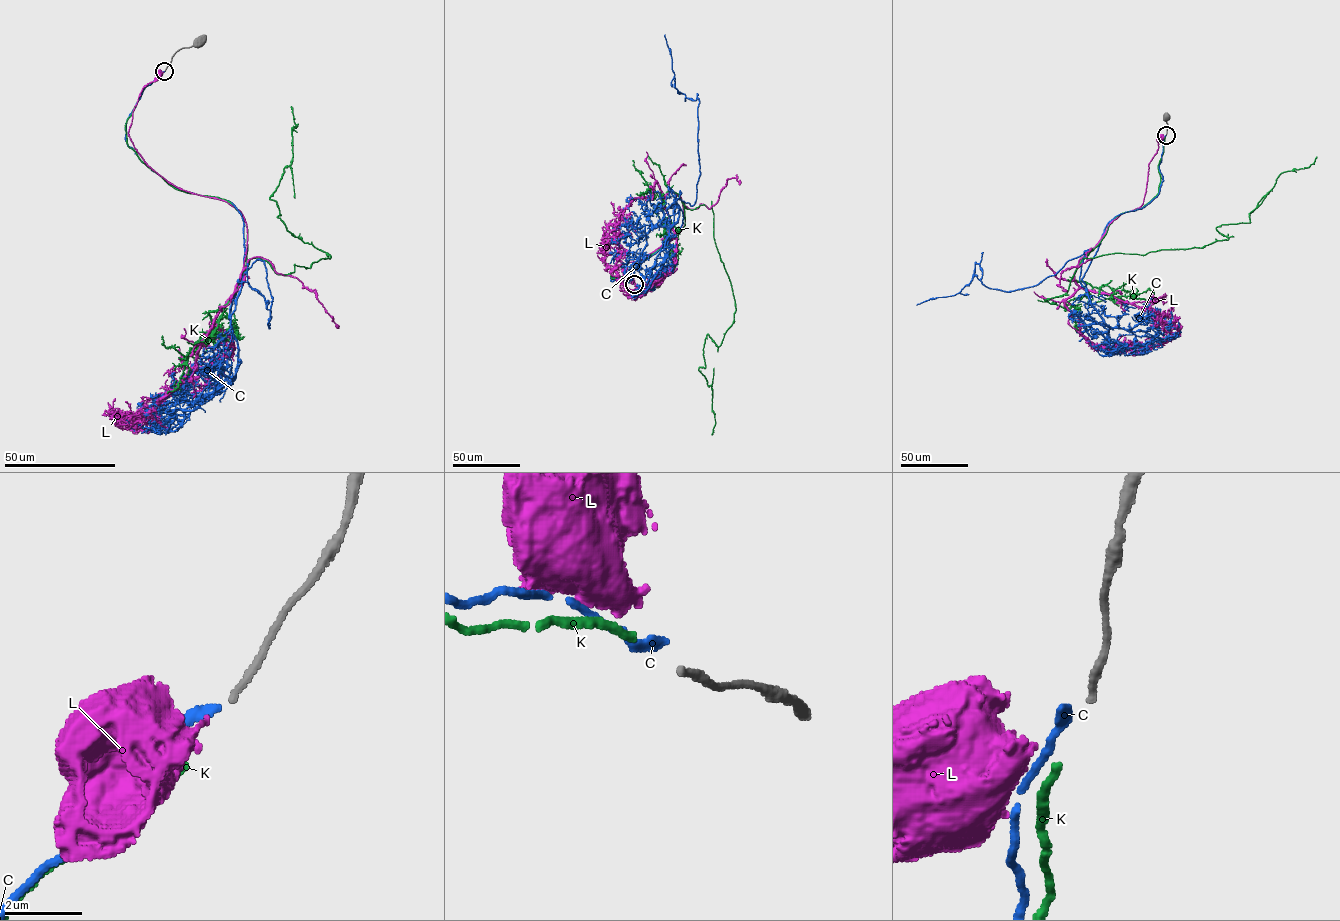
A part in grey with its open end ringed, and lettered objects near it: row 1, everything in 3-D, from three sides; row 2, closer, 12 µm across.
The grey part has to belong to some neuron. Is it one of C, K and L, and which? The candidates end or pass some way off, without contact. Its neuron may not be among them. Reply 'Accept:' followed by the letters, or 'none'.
Accept: none

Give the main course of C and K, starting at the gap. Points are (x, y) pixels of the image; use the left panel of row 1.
C: (164, 71), (126, 144), (241, 215), (232, 332), (257, 260), (272, 301), (269, 328), (243, 282), (214, 350)
K: (162, 74), (127, 145), (230, 202), (246, 268), (281, 274), (330, 256), (269, 198), (291, 106)

